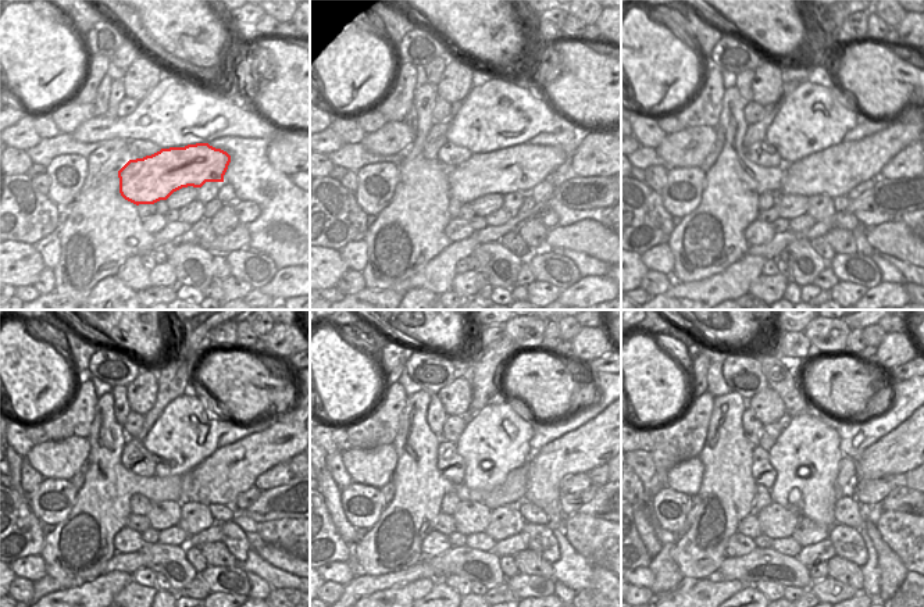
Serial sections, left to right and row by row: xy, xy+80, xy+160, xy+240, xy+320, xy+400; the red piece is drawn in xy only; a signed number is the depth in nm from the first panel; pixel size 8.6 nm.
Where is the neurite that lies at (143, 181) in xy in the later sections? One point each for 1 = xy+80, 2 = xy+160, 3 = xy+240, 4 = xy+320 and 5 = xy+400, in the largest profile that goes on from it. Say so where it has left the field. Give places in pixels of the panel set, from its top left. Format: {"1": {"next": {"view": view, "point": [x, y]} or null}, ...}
{"1": {"next": {"view": "xy+80", "point": [520, 168]}}, "2": {"next": {"view": "xy+160", "point": [834, 171]}}, "3": {"next": {"view": "xy+240", "point": [231, 470]}}, "4": {"next": {"view": "xy+320", "point": [592, 445]}}, "5": {"next": {"view": "xy+400", "point": [903, 449]}}}

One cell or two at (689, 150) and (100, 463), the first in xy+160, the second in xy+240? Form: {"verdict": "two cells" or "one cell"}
{"verdict": "two cells"}

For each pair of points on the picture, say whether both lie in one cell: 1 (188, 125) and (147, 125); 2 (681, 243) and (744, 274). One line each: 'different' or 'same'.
1: same
2: different

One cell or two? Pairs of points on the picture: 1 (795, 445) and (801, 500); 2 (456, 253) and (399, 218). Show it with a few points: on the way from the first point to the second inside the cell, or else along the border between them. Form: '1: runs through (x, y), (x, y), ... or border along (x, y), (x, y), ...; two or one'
1: runs through (795, 459), (795, 475), (801, 481), (801, 486); one
2: border along (452, 243), (421, 267); two

